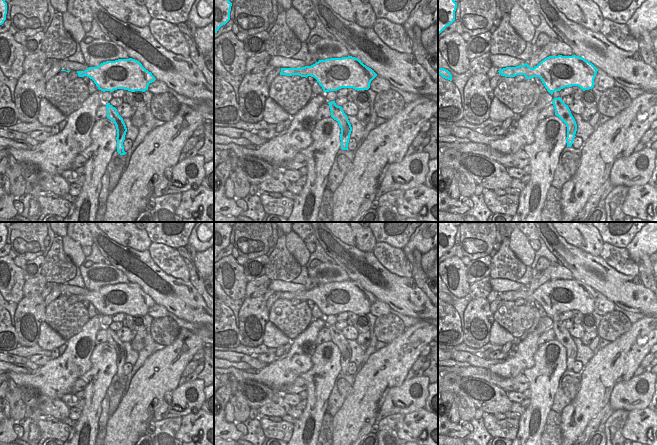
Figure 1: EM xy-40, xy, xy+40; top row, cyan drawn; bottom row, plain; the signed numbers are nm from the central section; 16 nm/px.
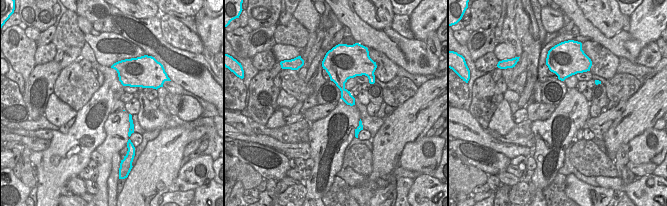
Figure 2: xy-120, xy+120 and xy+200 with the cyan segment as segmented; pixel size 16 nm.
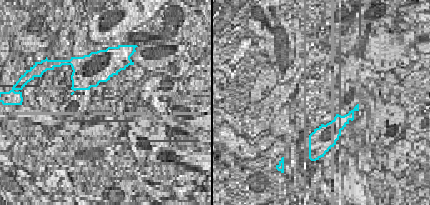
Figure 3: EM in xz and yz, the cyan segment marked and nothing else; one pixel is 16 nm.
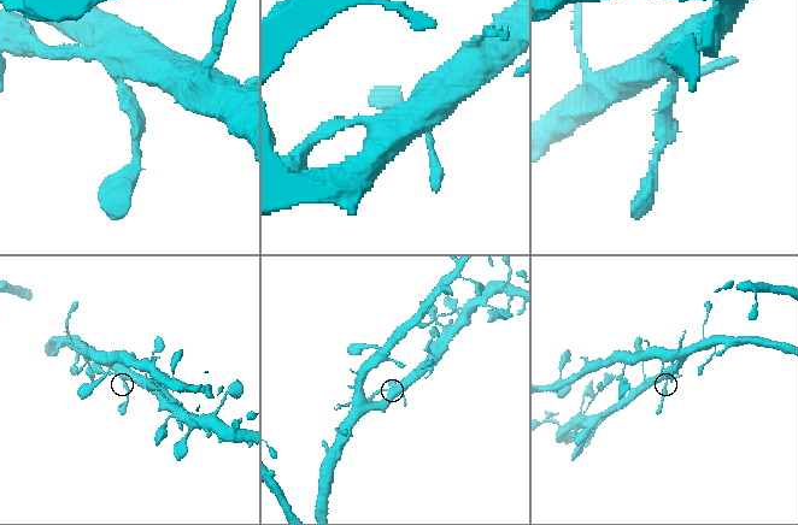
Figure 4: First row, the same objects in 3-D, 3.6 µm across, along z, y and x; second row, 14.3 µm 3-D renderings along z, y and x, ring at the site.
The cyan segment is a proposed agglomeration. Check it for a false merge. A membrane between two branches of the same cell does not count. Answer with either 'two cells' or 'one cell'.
one cell

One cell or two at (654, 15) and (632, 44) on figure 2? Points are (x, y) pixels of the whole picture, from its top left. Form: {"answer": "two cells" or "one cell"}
{"answer": "one cell"}

